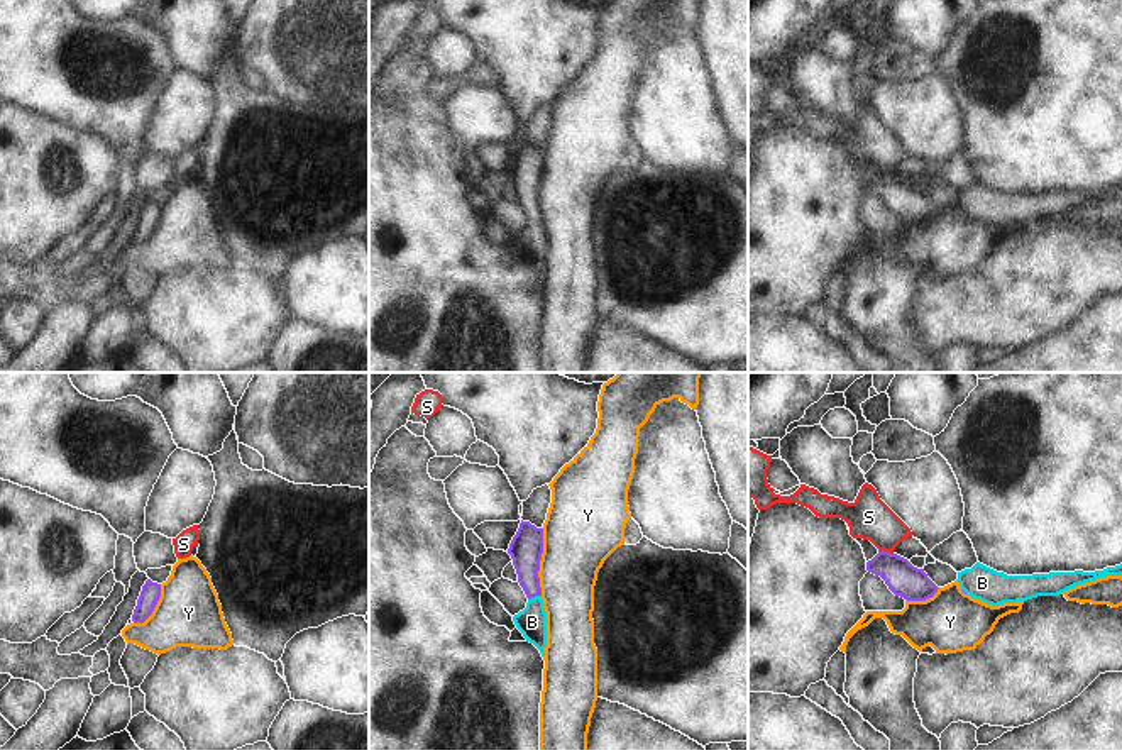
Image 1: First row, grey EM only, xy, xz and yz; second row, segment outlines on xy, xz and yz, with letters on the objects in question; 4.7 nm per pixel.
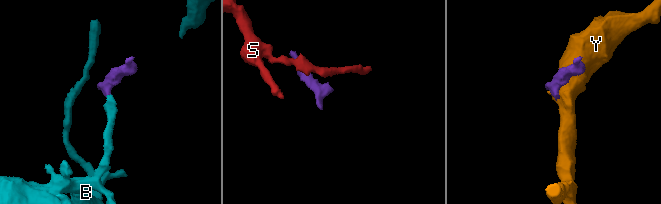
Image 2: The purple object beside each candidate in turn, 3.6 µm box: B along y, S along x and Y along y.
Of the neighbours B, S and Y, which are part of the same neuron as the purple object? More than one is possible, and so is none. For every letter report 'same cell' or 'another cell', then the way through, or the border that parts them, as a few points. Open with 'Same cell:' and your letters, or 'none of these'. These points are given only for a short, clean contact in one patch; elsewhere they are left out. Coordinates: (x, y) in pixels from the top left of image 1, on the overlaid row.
Same cell: B
B: same cell | across xz (527, 545), (527, 576), (533, 596), (532, 622)
S: another cell | along yz (879, 549), (892, 554)
Y: another cell

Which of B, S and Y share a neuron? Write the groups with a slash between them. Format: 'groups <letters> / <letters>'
groups B / S / Y

